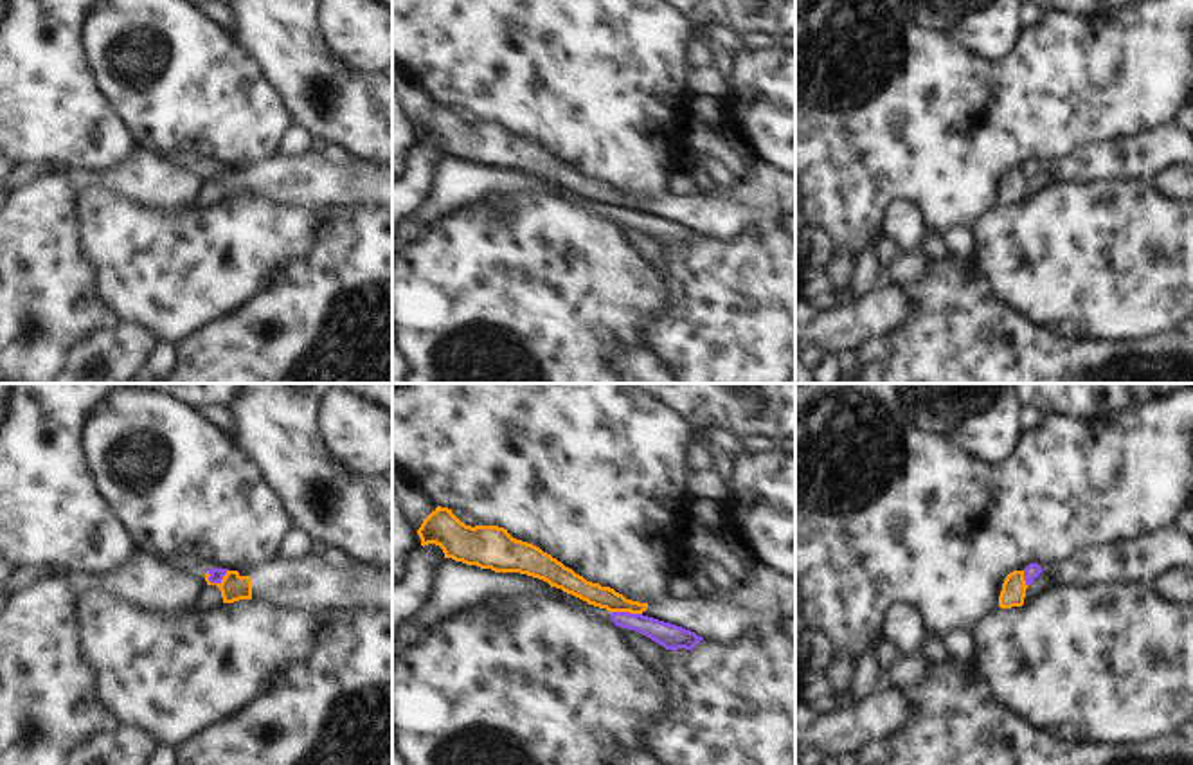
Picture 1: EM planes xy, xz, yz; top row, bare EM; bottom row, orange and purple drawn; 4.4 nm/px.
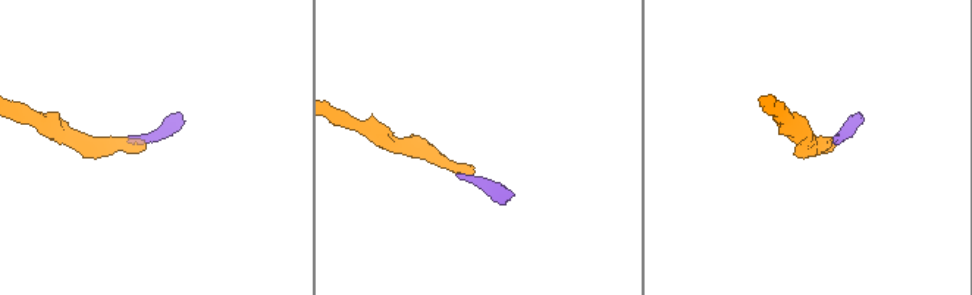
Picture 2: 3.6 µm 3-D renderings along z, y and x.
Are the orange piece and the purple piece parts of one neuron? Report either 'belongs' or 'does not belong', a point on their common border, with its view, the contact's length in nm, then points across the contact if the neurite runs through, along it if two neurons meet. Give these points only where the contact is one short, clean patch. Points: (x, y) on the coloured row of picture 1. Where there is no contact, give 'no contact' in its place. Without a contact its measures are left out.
does not belong | xy (218, 584) | 110 nm | along xy (227, 569), (218, 582), (211, 584), (207, 580)

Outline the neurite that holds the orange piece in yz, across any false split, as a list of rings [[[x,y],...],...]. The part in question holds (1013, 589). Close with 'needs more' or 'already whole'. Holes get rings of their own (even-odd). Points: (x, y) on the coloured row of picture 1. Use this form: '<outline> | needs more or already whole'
[[[1013,571],[1006,576],[999,596],[1000,608],[1022,607],[1026,598],[1024,571]]] | already whole

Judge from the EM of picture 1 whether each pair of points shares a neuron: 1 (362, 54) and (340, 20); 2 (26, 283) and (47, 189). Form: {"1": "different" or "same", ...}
{"1": "same", "2": "same"}

